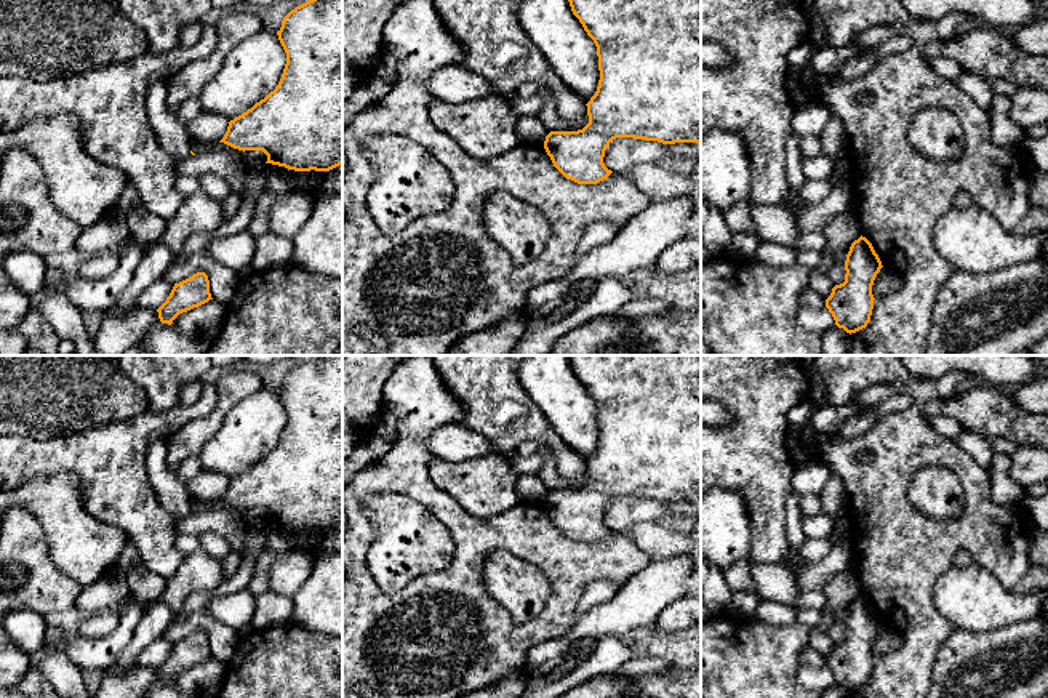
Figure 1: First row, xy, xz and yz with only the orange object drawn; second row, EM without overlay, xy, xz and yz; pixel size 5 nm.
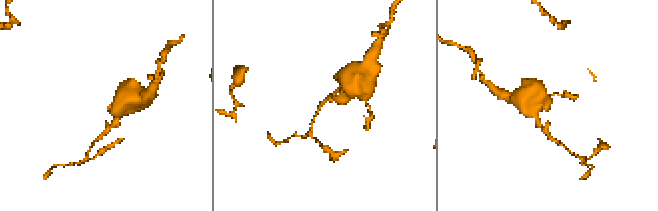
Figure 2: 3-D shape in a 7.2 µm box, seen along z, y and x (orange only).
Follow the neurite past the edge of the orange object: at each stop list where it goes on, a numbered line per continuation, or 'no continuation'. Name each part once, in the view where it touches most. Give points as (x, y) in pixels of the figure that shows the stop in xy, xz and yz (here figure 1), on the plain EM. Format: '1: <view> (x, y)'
no continuation

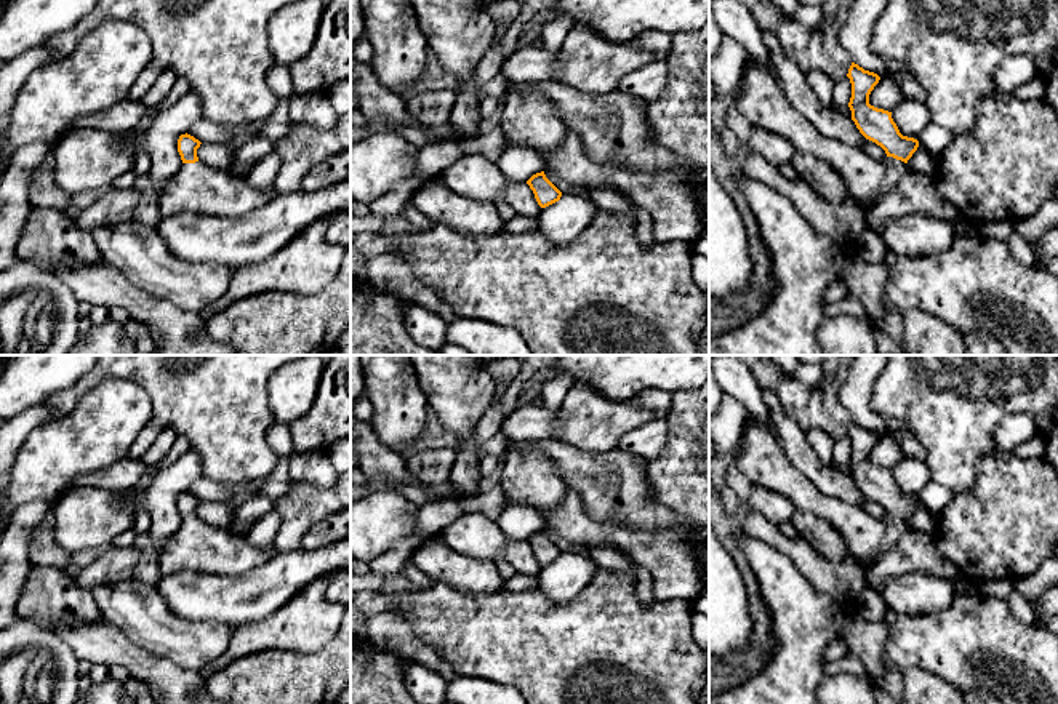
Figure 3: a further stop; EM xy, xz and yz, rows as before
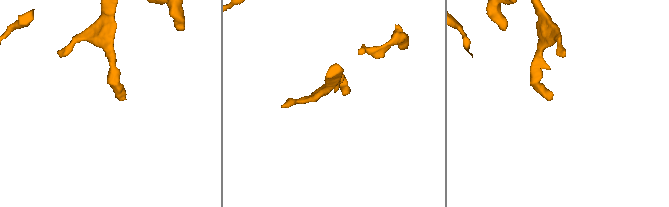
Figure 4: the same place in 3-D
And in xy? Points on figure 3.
1: xy (197, 546)

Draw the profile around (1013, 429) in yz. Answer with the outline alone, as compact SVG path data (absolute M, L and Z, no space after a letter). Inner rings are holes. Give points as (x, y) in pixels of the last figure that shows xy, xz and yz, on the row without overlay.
M1010 414L994 430L994 443L997 451L1015 451L1015 448L1036 435L1036 422L1031 414Z

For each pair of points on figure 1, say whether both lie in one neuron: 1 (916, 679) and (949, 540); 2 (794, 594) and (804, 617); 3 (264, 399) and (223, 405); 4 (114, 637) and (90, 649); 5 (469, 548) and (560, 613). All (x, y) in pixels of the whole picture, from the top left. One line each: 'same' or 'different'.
1: same
2: different
3: different
4: same
5: same

